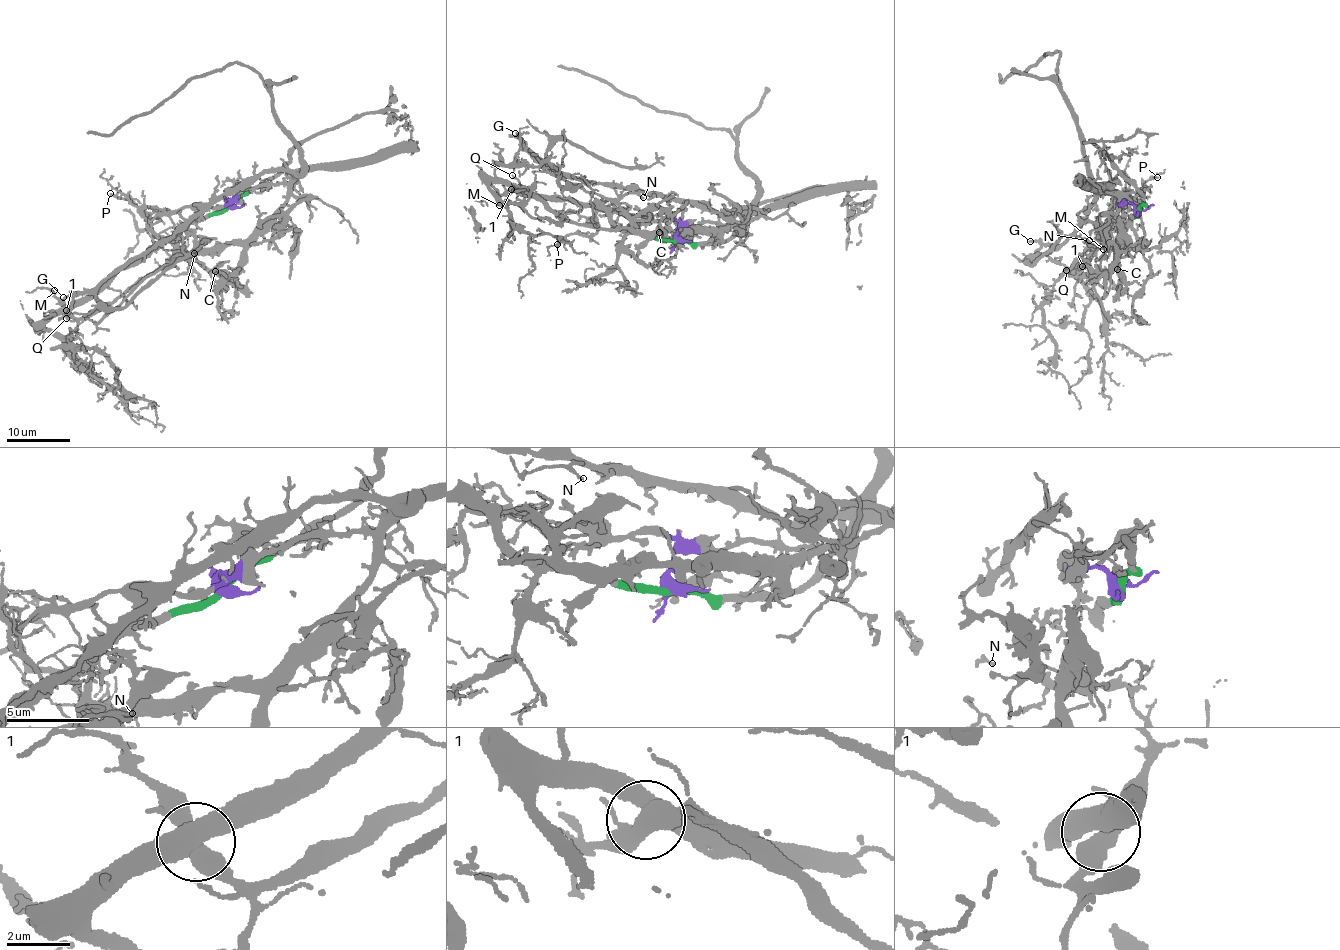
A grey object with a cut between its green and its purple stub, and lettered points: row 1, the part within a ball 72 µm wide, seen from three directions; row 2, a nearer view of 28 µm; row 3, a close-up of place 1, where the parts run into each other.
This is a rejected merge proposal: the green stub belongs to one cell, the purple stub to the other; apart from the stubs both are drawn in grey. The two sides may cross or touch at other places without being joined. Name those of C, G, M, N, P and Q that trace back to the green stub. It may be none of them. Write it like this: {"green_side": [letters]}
{"green_side": ["P"]}

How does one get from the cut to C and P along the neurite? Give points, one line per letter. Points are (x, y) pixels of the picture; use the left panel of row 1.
C: (229, 205), (230, 199), (260, 185), (287, 186), (285, 205), (245, 250), (245, 261), (230, 277), (215, 271)
P: (229, 205), (189, 219), (170, 238), (160, 238), (131, 201), (110, 193)

